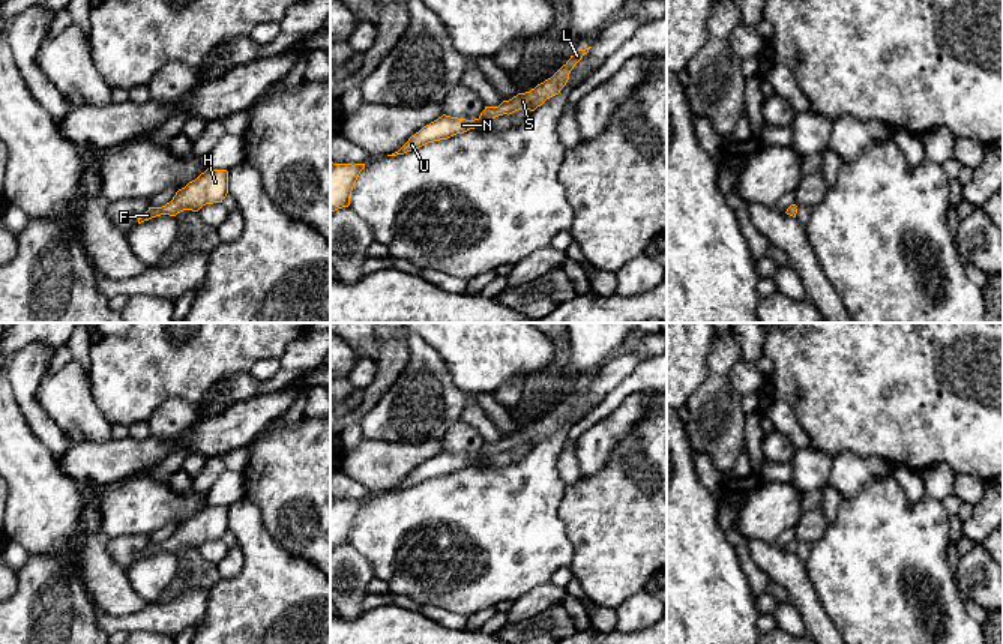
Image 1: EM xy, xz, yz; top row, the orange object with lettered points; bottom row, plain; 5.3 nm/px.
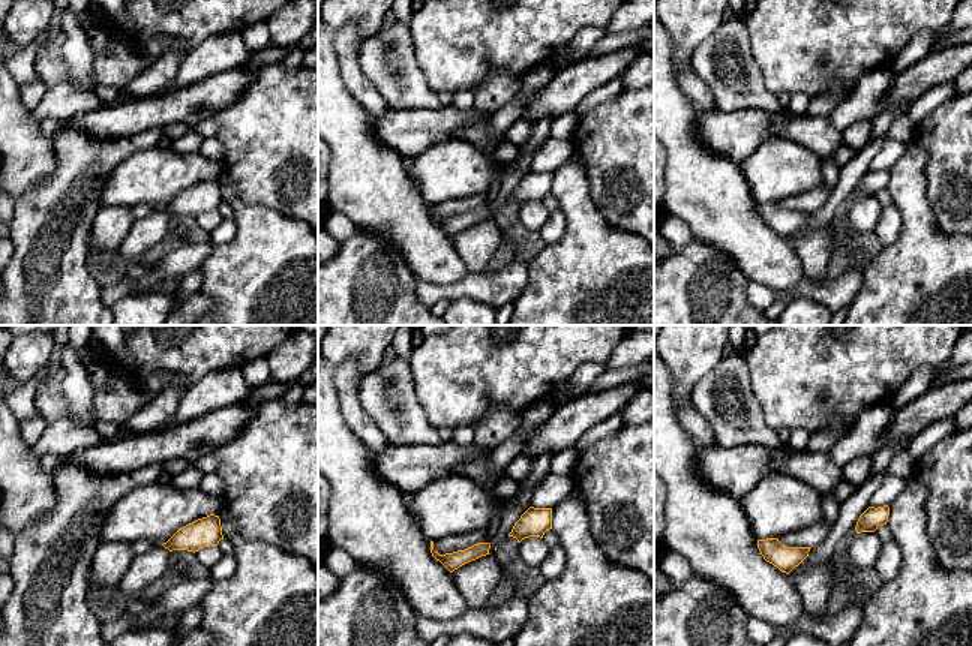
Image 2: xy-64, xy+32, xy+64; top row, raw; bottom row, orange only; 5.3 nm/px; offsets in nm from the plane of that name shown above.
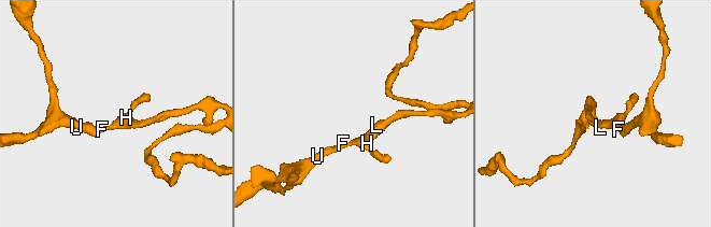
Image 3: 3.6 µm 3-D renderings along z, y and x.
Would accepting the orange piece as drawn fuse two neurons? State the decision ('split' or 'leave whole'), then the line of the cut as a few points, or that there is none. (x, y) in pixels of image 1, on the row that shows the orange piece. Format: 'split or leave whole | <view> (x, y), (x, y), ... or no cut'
leave whole | no cut

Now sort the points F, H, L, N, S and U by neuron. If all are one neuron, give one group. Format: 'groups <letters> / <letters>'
groups F H L N S U

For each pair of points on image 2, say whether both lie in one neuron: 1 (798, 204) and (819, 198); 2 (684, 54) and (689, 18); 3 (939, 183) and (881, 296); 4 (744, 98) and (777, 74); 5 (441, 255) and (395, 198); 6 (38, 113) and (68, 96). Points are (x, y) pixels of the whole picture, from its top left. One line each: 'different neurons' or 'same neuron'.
1: same neuron
2: same neuron
3: different neurons
4: different neurons
5: same neuron
6: same neuron

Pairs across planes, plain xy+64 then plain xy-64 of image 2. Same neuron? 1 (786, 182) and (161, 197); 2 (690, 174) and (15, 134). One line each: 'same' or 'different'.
1: same
2: same

